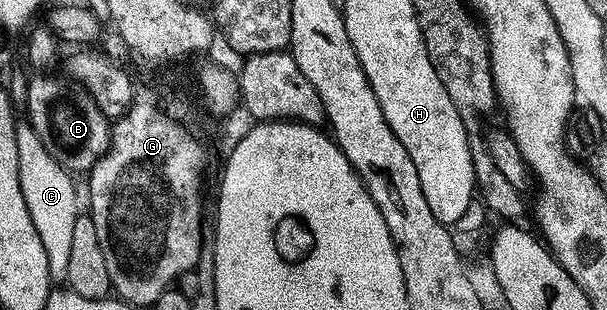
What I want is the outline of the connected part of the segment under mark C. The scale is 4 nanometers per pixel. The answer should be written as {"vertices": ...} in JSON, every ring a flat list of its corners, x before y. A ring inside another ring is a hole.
{"vertices":[[17,122,16,140,18,141,18,177,22,185,22,197,26,197,26,209,30,209,34,229,38,229,38,237,42,237,42,249,46,249,53,280,67,280,70,252,74,241,74,225,82,213,81,192,80,195,76,192,74,181,76,179,51,155,31,123]]}

